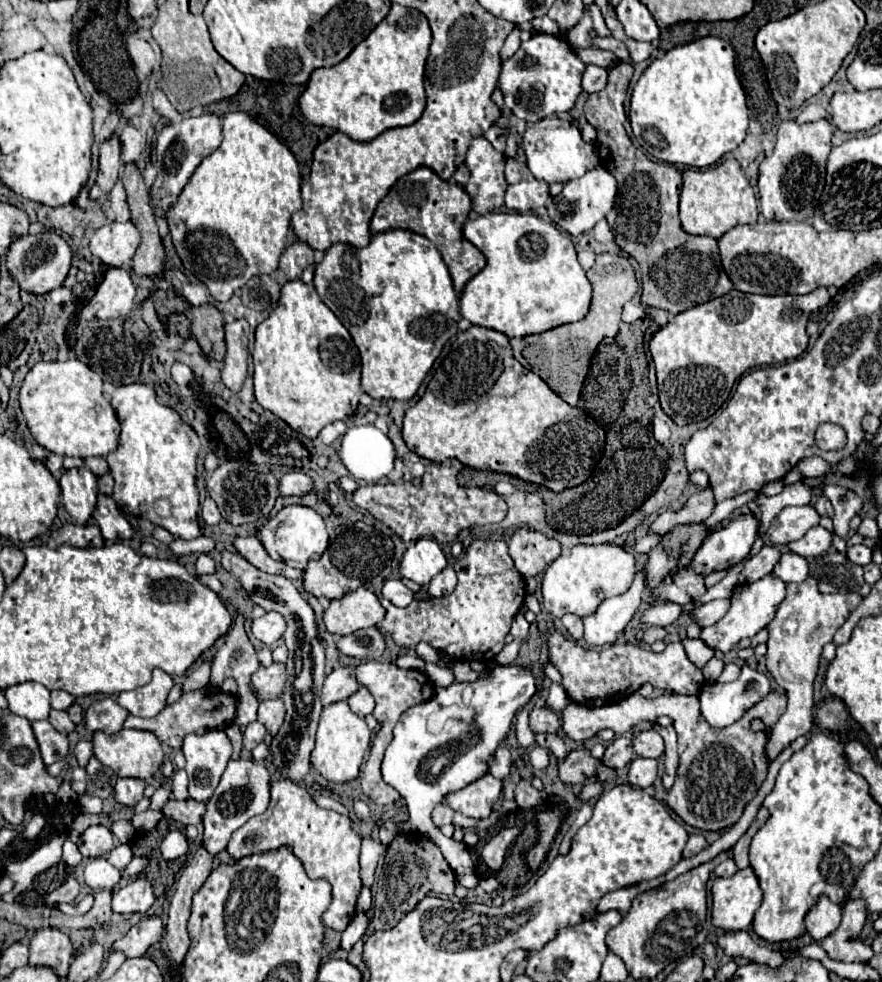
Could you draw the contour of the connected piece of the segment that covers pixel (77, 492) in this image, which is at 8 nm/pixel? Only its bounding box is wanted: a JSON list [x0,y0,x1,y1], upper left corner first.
[59,468,97,524]

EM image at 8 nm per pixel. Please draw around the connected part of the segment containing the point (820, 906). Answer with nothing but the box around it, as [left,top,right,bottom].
[805,898,845,942]

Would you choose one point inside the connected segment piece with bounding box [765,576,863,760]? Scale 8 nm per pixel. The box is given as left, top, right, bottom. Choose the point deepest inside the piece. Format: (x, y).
(806, 620)

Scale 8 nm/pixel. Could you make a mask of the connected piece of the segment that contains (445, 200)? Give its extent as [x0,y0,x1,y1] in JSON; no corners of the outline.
[371,166,487,294]

